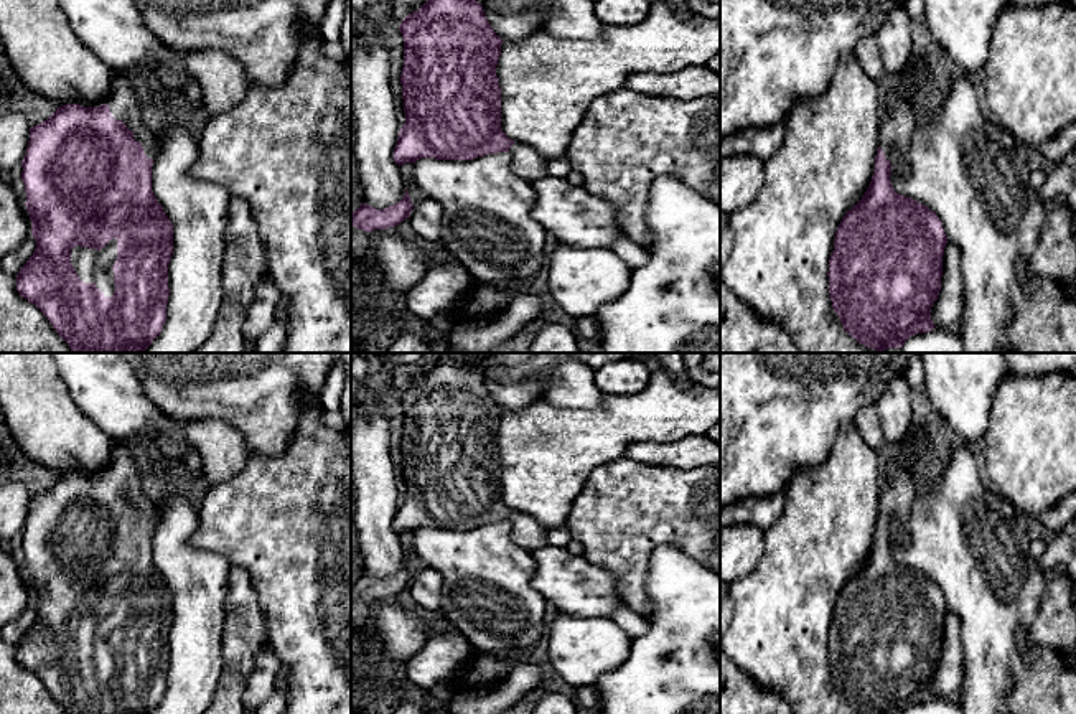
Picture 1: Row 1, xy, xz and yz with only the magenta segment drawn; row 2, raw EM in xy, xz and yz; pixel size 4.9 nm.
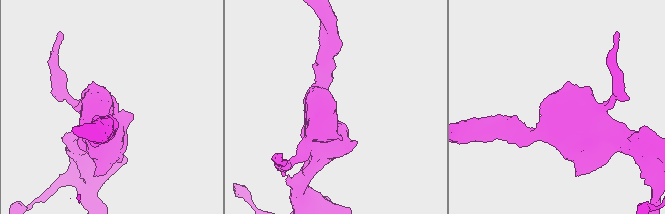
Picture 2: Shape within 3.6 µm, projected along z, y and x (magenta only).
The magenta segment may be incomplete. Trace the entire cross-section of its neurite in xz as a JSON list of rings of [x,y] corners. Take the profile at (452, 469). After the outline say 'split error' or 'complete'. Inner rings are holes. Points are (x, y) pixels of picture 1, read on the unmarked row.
[[[433,356],[432,366],[409,383],[400,396],[404,437],[400,444],[405,491],[394,518],[394,531],[420,528],[473,529],[508,521],[511,539],[522,549],[547,544],[547,531],[534,518],[511,510],[501,498],[501,458],[496,435],[503,409],[491,397],[483,376],[466,358]]] | split error

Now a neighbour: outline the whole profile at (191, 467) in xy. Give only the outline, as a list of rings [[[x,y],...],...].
[[[188,450],[185,462],[180,468],[183,483],[196,480],[199,477],[201,470],[203,470],[203,463],[201,463],[199,455],[194,450]]]

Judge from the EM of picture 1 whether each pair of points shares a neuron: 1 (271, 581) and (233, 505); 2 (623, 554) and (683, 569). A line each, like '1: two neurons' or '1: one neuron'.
1: one neuron
2: two neurons

